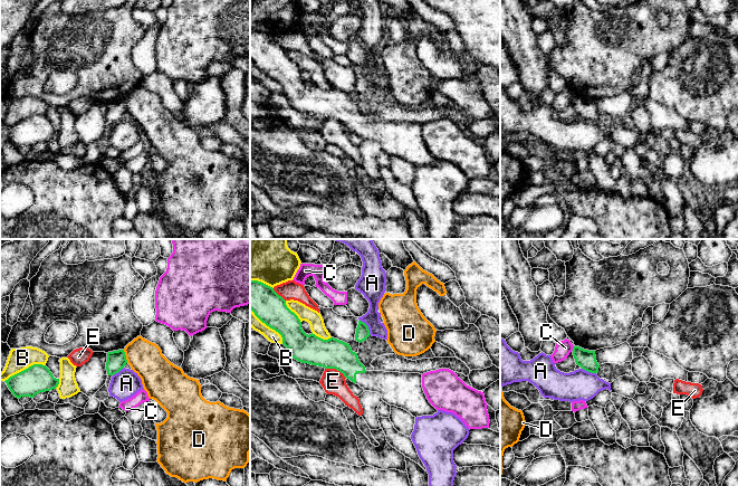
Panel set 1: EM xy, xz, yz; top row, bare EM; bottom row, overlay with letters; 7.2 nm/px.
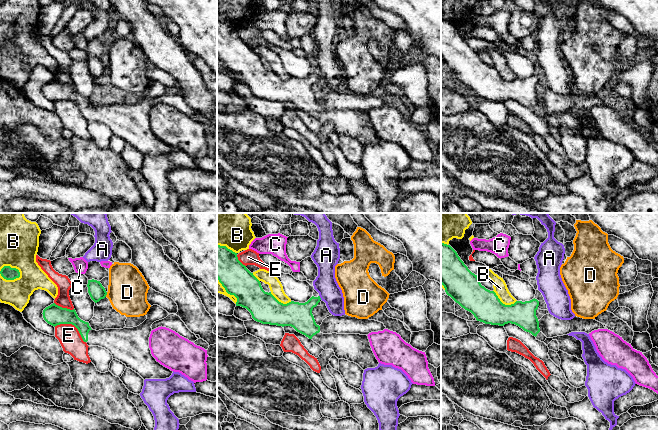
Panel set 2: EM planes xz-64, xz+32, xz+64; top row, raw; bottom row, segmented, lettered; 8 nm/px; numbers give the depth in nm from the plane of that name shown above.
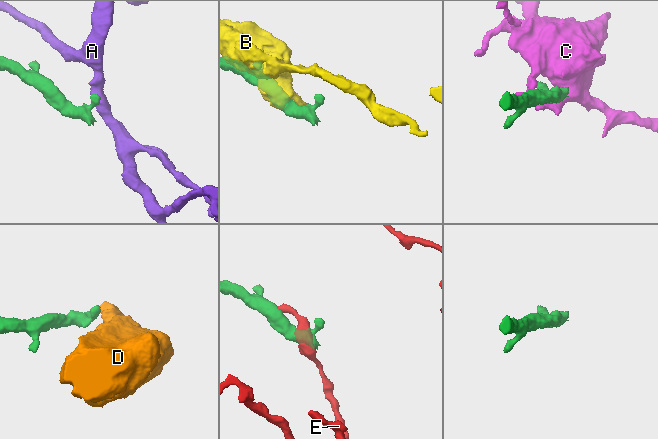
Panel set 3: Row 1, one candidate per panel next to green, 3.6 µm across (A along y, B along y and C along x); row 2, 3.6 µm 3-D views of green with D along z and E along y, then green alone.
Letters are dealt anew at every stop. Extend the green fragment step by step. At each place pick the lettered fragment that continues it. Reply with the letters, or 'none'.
none

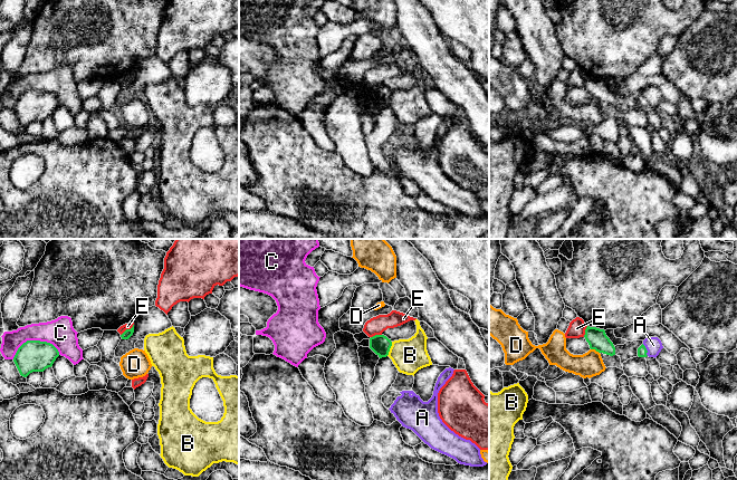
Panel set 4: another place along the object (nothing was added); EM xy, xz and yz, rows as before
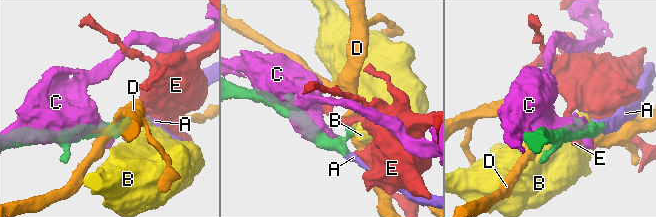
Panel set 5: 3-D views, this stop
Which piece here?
A

